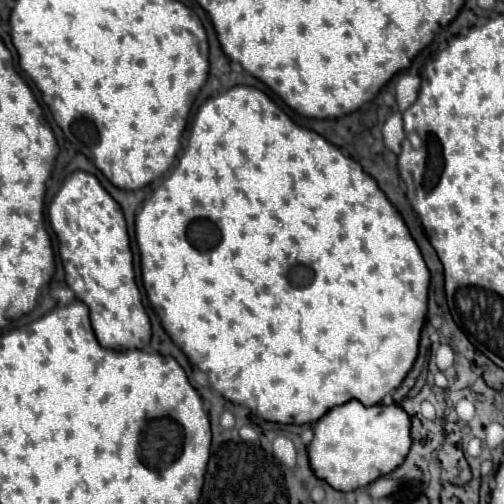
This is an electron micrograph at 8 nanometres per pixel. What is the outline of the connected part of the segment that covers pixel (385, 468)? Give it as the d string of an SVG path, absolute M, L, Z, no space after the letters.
M359 401L327 411L313 427L313 441L307 447L313 473L337 491L353 491L367 487L399 467L409 453L409 417L399 405L365 407Z

